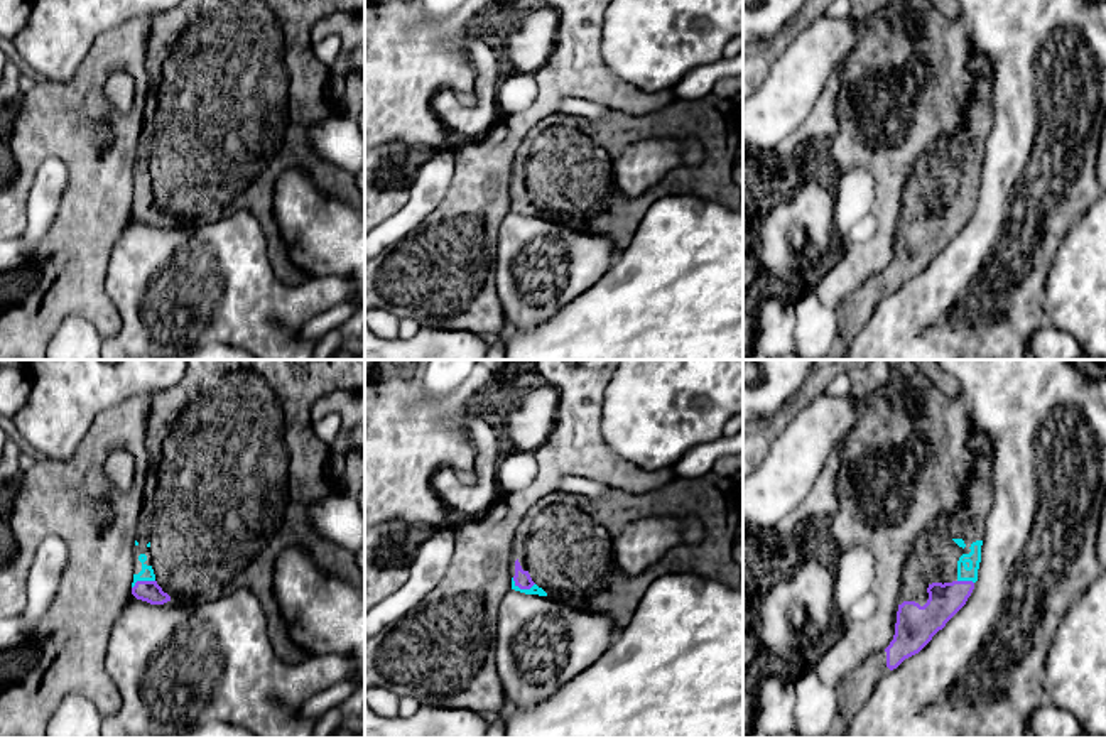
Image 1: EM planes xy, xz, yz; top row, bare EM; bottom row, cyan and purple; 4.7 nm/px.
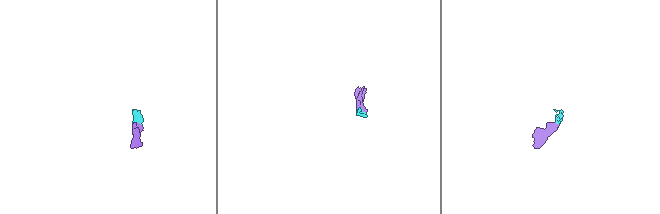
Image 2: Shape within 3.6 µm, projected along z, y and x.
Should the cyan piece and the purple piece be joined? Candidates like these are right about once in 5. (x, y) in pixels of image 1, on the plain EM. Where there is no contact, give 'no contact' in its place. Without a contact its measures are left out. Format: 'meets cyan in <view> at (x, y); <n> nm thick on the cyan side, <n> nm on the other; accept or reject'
meets cyan in xz at (522, 211); 50 nm thick on the cyan side, 80 nm on the other; accept

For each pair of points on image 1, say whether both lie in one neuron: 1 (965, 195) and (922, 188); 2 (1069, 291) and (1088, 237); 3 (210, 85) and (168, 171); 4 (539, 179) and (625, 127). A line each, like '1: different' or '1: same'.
1: same
2: same
3: same
4: same

